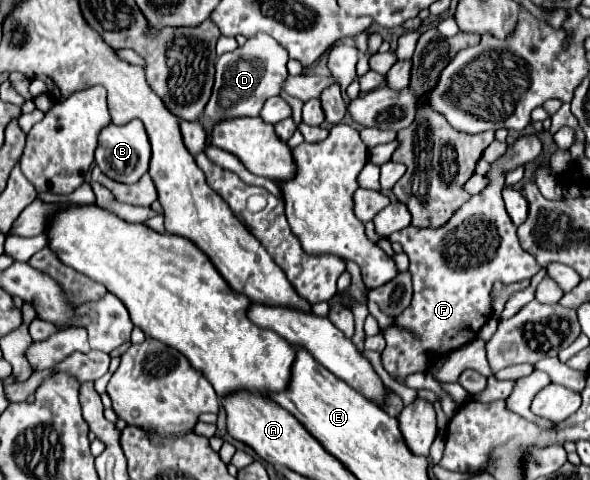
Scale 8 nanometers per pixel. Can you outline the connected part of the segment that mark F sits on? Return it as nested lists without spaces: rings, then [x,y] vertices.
[[[527,135],[515,141],[513,147],[509,147],[507,155],[503,155],[497,163],[493,163],[491,173],[487,179],[491,185],[481,191],[479,195],[473,195],[453,217],[449,223],[445,223],[439,229],[417,229],[413,225],[393,233],[389,241],[399,241],[405,255],[409,257],[409,273],[413,277],[413,299],[411,305],[393,319],[393,323],[385,329],[381,329],[387,345],[381,353],[381,363],[385,371],[395,379],[397,383],[403,383],[407,375],[411,373],[425,373],[431,363],[435,363],[439,357],[449,355],[451,351],[467,345],[473,341],[479,333],[479,329],[487,323],[487,319],[493,313],[493,297],[491,287],[495,281],[501,281],[503,285],[511,285],[517,281],[531,279],[535,273],[539,273],[537,261],[529,253],[525,253],[517,241],[517,227],[509,221],[509,215],[503,207],[501,189],[505,187],[503,173],[509,169],[515,169],[519,165],[525,165],[541,153],[541,141],[537,135]]]

